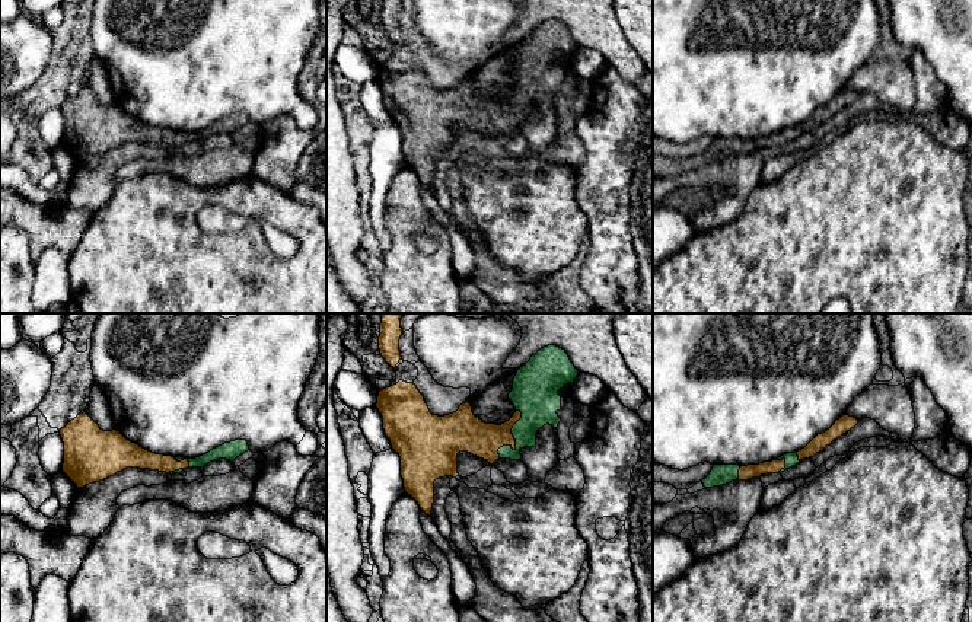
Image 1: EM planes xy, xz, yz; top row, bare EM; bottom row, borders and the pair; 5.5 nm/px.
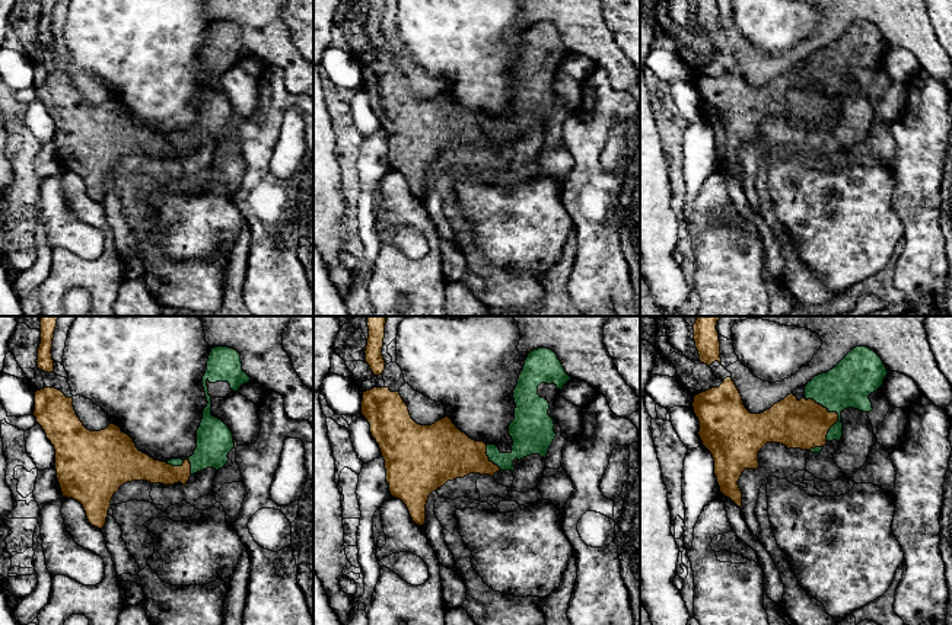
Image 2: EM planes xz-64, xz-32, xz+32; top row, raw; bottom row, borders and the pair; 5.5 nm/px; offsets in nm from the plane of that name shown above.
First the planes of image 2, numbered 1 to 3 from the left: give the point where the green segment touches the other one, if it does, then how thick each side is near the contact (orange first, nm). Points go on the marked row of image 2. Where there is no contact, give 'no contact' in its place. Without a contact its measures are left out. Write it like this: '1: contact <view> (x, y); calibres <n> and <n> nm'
1: contact xz-64 (190, 466); calibres 140 and 200 nm
2: contact xz-32 (487, 458); calibres 320 and 180 nm
3: contact xz+32 (836, 413); calibres 280 and 260 nm

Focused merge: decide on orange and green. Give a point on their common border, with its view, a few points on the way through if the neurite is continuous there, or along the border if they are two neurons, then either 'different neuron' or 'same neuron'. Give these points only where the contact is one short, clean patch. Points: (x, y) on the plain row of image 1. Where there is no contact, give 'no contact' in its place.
contact xz (515, 115); same neuron

